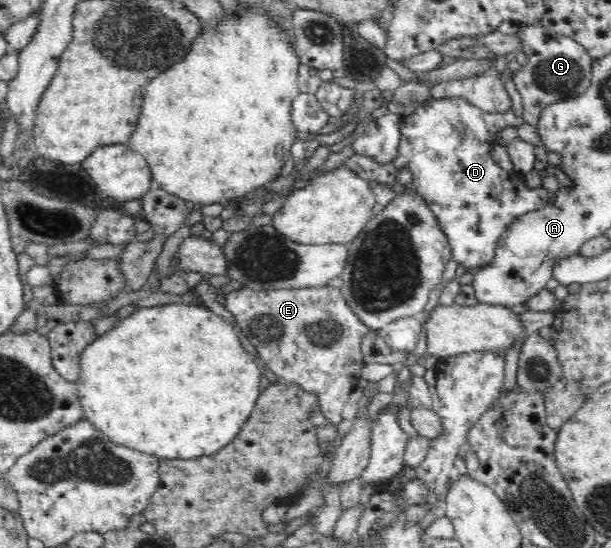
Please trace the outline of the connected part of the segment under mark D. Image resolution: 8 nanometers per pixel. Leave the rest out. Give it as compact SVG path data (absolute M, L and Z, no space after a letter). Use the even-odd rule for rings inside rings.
M513 80L506 81L504 85L506 91L510 92L513 101L513 106L509 112L488 113L469 104L462 98L435 100L431 97L424 103L420 103L412 114L401 117L401 139L396 158L392 162L374 162L367 156L356 153L346 159L346 169L355 173L362 180L384 184L394 194L411 192L411 194L419 196L427 205L427 208L433 212L435 220L438 221L439 228L442 229L447 238L447 245L451 248L454 262L458 262L460 266L465 266L467 269L479 270L488 267L488 264L494 260L498 240L502 238L502 234L506 232L510 224L513 224L518 217L535 212L548 205L547 190L542 187L528 188L525 178L519 182L513 173L504 171L490 156L491 146L497 143L496 133L499 130L509 126L518 127L524 123L522 96ZM402 170L408 170L410 176L412 176L408 184L402 184L398 180Z

